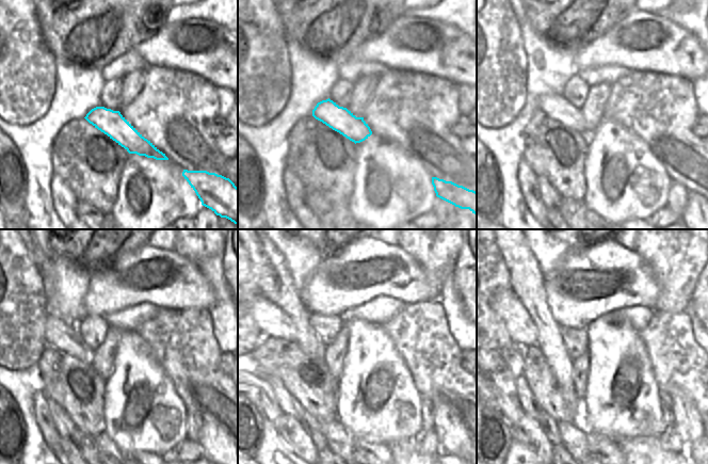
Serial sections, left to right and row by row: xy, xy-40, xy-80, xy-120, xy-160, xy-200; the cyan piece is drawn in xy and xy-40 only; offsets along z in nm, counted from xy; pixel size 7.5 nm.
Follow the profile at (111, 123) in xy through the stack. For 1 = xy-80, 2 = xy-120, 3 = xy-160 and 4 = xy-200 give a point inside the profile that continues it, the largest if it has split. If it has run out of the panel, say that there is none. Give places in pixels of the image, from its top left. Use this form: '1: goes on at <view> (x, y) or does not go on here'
1: goes on at xy-80 (554, 106)
2: goes on at xy-120 (68, 339)
3: goes on at xy-160 (274, 322)
4: goes on at xy-200 (505, 303)

